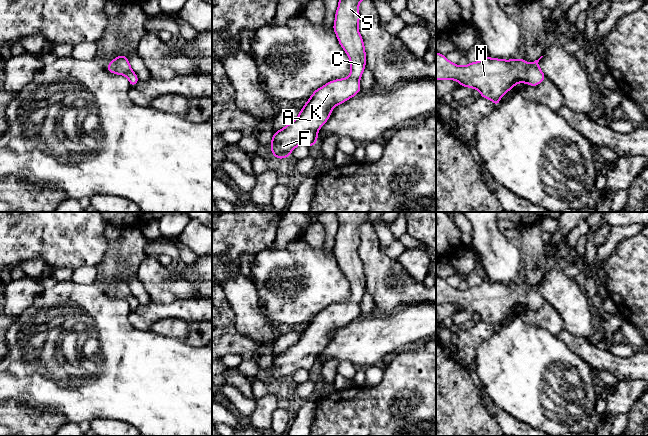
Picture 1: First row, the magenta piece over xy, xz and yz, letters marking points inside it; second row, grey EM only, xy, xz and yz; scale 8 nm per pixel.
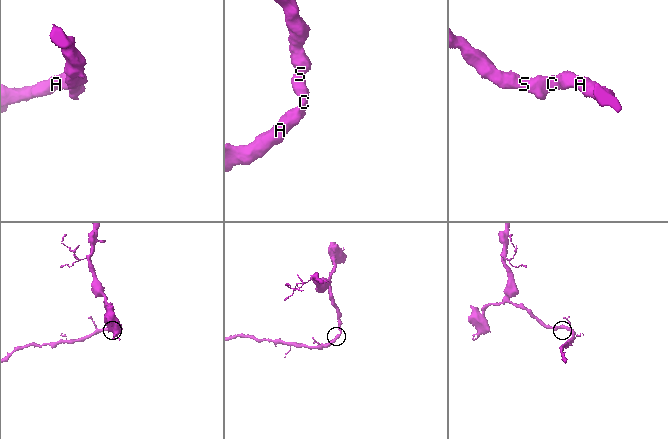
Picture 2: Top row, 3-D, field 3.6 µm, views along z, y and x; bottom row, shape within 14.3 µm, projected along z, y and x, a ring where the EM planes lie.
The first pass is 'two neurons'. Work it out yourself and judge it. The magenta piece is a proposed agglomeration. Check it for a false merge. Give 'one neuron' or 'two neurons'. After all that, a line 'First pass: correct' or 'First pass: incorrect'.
one neuron
First pass: incorrect

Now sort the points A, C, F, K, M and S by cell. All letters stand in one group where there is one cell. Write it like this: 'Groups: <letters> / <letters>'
Groups: A C F K M S

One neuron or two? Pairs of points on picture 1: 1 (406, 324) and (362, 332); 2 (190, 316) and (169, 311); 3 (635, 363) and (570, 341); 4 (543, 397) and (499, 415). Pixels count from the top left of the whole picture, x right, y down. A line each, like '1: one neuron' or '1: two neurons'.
1: one neuron
2: one neuron
3: one neuron
4: two neurons

